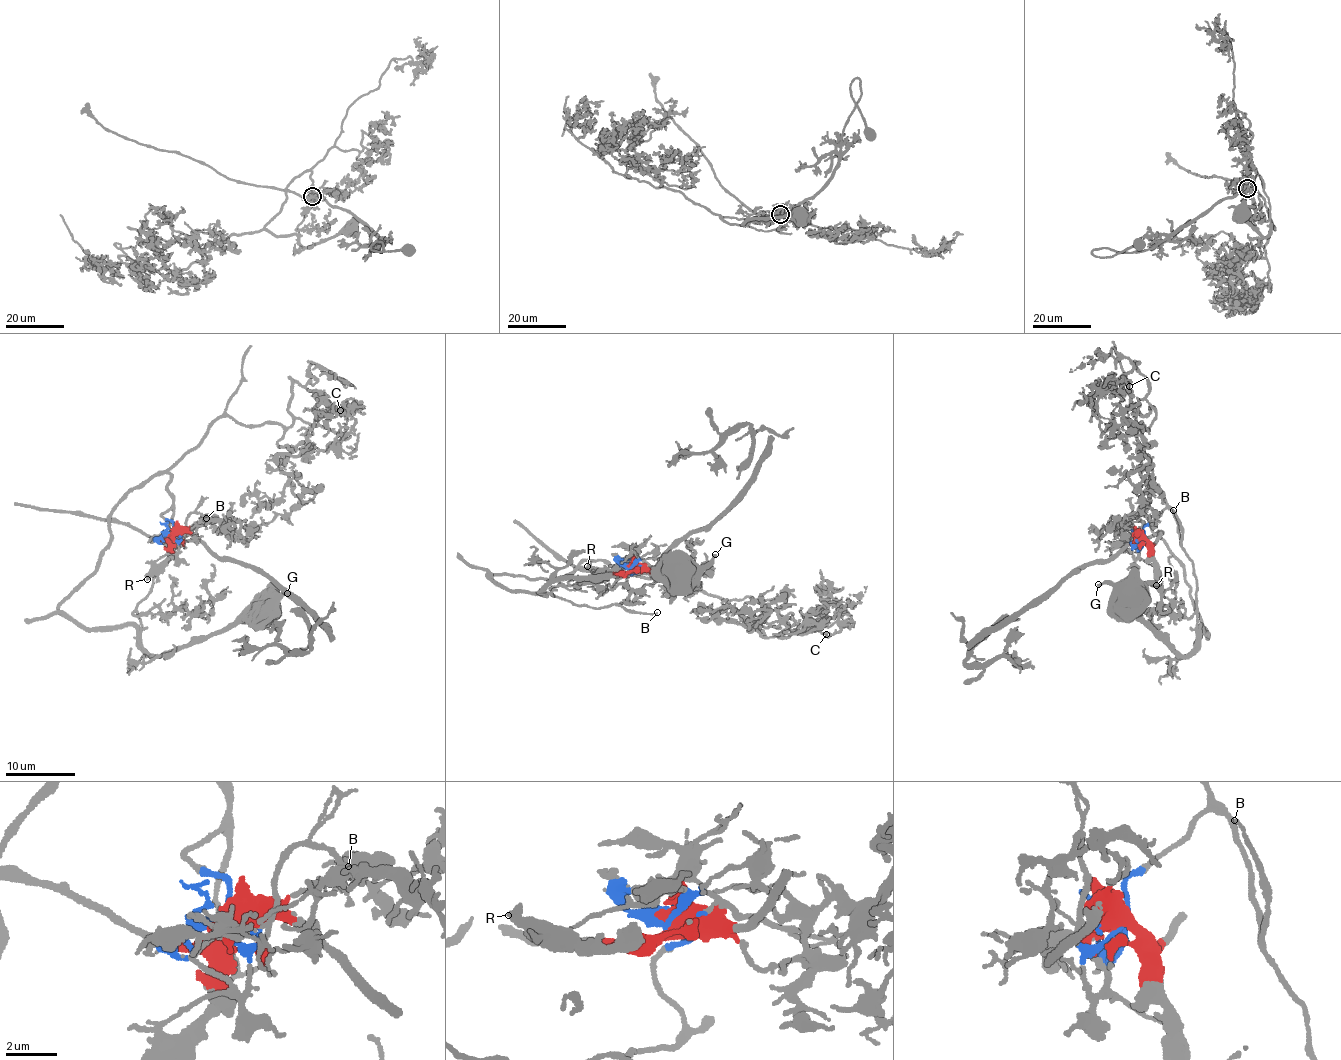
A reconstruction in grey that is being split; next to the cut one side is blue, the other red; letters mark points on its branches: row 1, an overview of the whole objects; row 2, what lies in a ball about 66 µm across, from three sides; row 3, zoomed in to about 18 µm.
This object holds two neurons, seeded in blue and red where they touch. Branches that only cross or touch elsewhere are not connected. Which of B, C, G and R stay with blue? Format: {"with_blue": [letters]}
{"with_blue": ["B", "C", "G"]}

